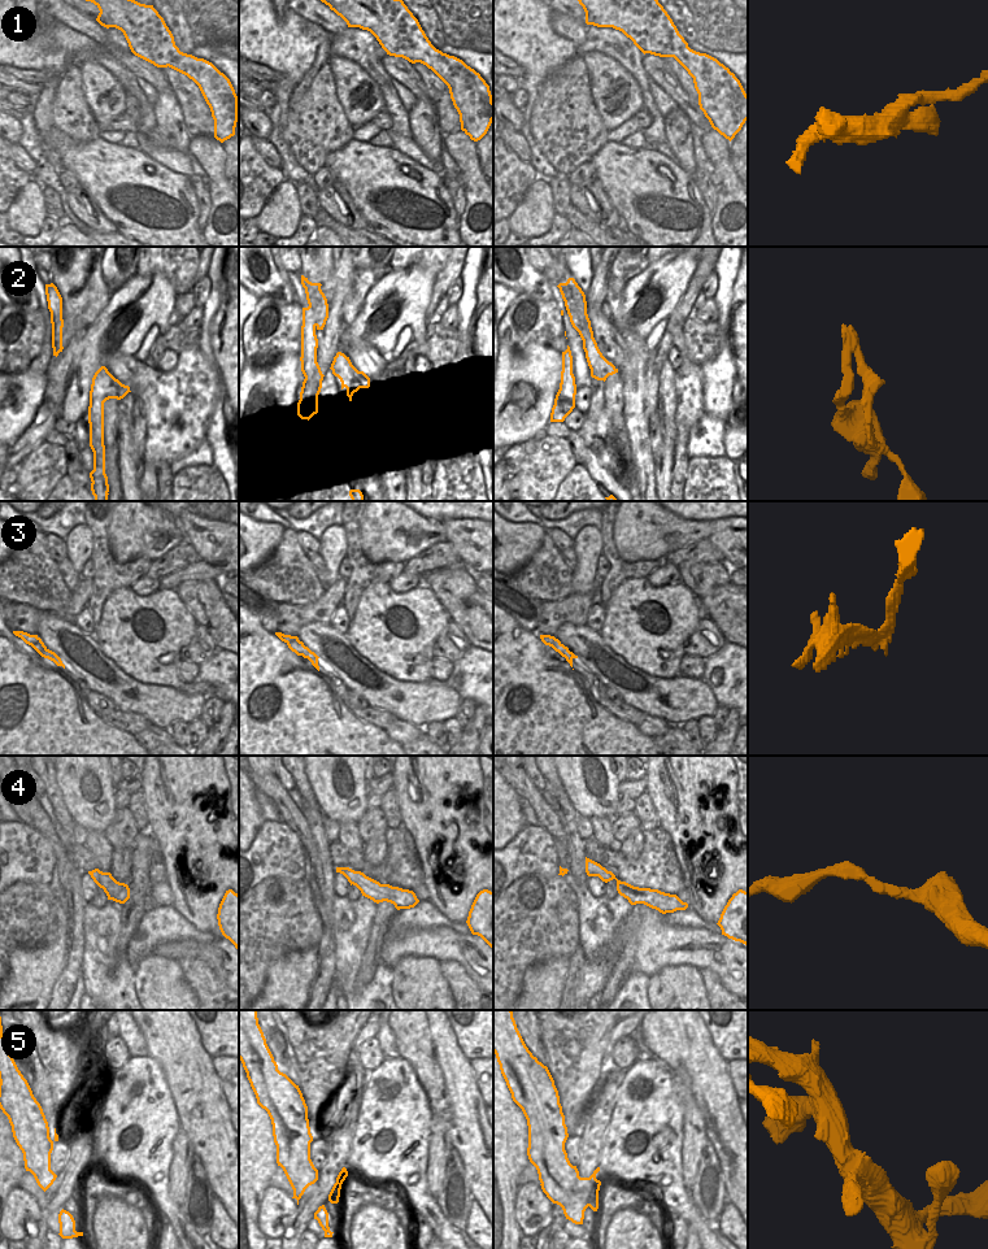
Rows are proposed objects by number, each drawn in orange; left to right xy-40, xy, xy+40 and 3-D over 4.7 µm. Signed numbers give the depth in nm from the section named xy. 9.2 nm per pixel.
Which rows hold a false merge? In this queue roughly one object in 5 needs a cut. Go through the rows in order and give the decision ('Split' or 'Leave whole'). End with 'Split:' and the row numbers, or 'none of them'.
1: Leave whole
2: Split
3: Split
4: Leave whole
5: Leave whole
Split: 2, 3

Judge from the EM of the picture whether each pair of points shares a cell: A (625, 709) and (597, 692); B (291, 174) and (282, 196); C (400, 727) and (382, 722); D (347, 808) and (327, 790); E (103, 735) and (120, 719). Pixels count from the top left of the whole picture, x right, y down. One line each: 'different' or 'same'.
A: same
B: different
C: different
D: same
E: different

